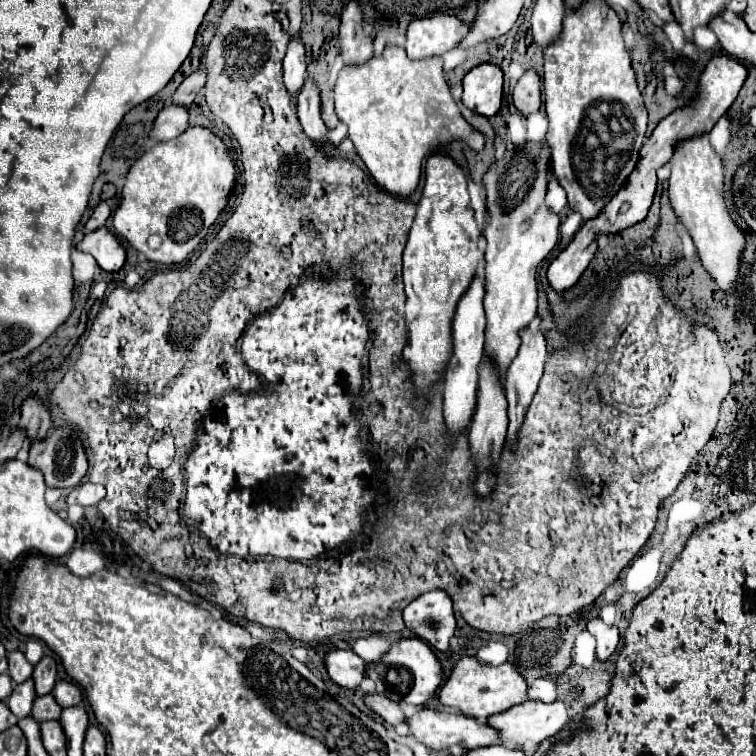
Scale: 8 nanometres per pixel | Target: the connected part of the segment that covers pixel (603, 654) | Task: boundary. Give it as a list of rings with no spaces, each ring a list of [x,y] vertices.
[[[592,618],[588,622],[588,632],[596,638],[596,656],[600,662],[606,662],[610,654],[616,650],[620,634],[616,626],[606,626],[600,618]]]

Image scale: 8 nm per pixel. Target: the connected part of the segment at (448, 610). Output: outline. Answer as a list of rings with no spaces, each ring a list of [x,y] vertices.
[[[444,588],[420,594],[404,608],[406,628],[434,650],[446,652],[456,630],[452,598]]]

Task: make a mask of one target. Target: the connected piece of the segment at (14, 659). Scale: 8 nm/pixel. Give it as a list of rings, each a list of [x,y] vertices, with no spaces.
[[[14,650],[8,654],[8,674],[16,684],[22,684],[32,676],[34,666],[26,660],[26,656],[20,650]]]

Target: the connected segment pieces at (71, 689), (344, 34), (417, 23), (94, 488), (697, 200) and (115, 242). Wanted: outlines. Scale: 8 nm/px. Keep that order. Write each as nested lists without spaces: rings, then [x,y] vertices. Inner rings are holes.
[[[68,680],[56,682],[52,694],[54,694],[54,698],[58,700],[58,704],[60,704],[62,708],[78,706],[78,704],[82,702],[82,690],[80,690],[80,686],[74,684],[74,682],[68,682]]]
[[[350,2],[342,14],[340,56],[344,66],[360,66],[372,58],[372,36],[364,36],[358,2]]]
[[[436,14],[410,22],[406,32],[406,54],[412,60],[442,56],[456,48],[468,32],[468,26],[450,14]]]
[[[82,482],[78,484],[66,498],[68,504],[80,504],[80,506],[94,506],[98,504],[106,494],[106,488],[102,484],[92,484],[92,482]]]
[[[708,134],[682,142],[670,160],[670,172],[668,194],[674,214],[680,218],[682,226],[694,240],[698,256],[706,272],[714,278],[716,286],[724,294],[732,294],[738,284],[738,266],[742,260],[742,250],[746,248],[746,234],[728,212],[722,162],[710,146]]]
[[[98,228],[86,234],[76,250],[92,254],[104,272],[118,272],[126,260],[124,246],[108,228]]]

